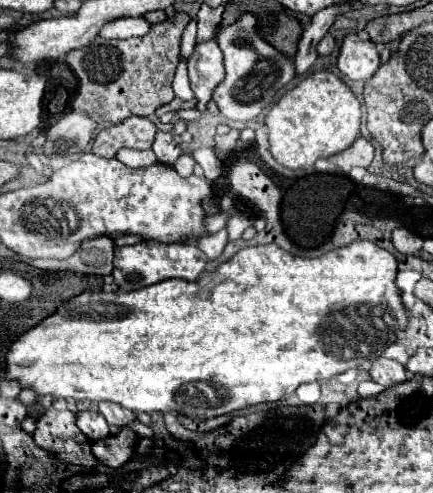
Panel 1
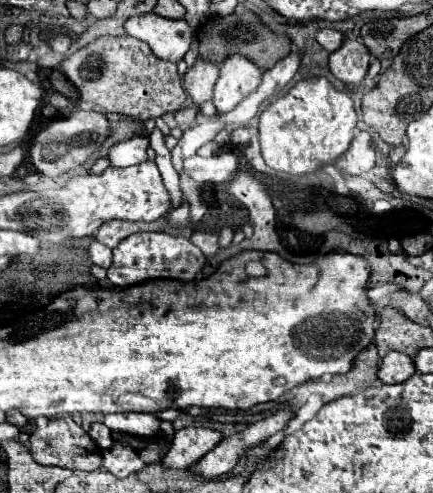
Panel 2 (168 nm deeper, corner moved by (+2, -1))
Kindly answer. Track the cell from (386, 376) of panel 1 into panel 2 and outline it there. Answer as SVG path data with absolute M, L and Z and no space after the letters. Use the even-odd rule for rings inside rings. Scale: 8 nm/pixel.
M389 352L379 366L379 380L383 380L385 384L399 384L405 382L409 376L415 374L415 364L413 358L403 354L403 352Z

